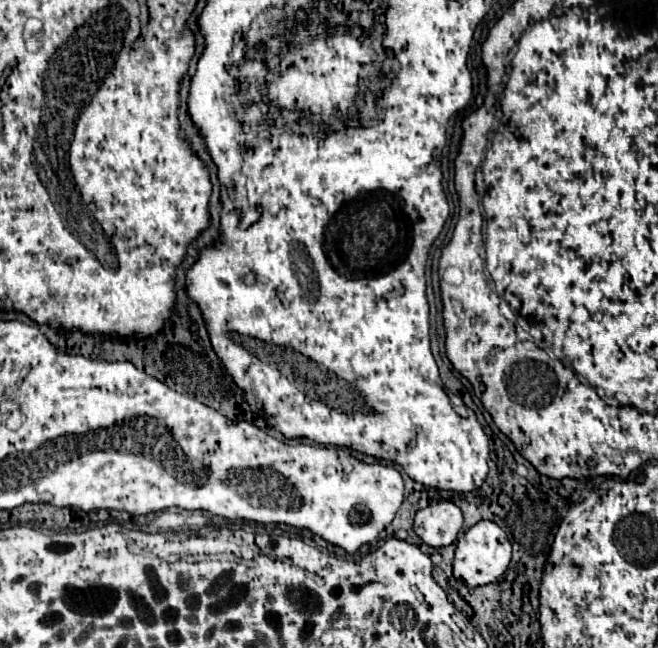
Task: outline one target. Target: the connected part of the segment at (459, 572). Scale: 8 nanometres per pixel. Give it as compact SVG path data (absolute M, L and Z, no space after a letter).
M480 521L474 527L470 527L456 545L454 577L468 587L494 583L508 569L510 557L512 557L512 545L508 541L508 535L494 521Z

